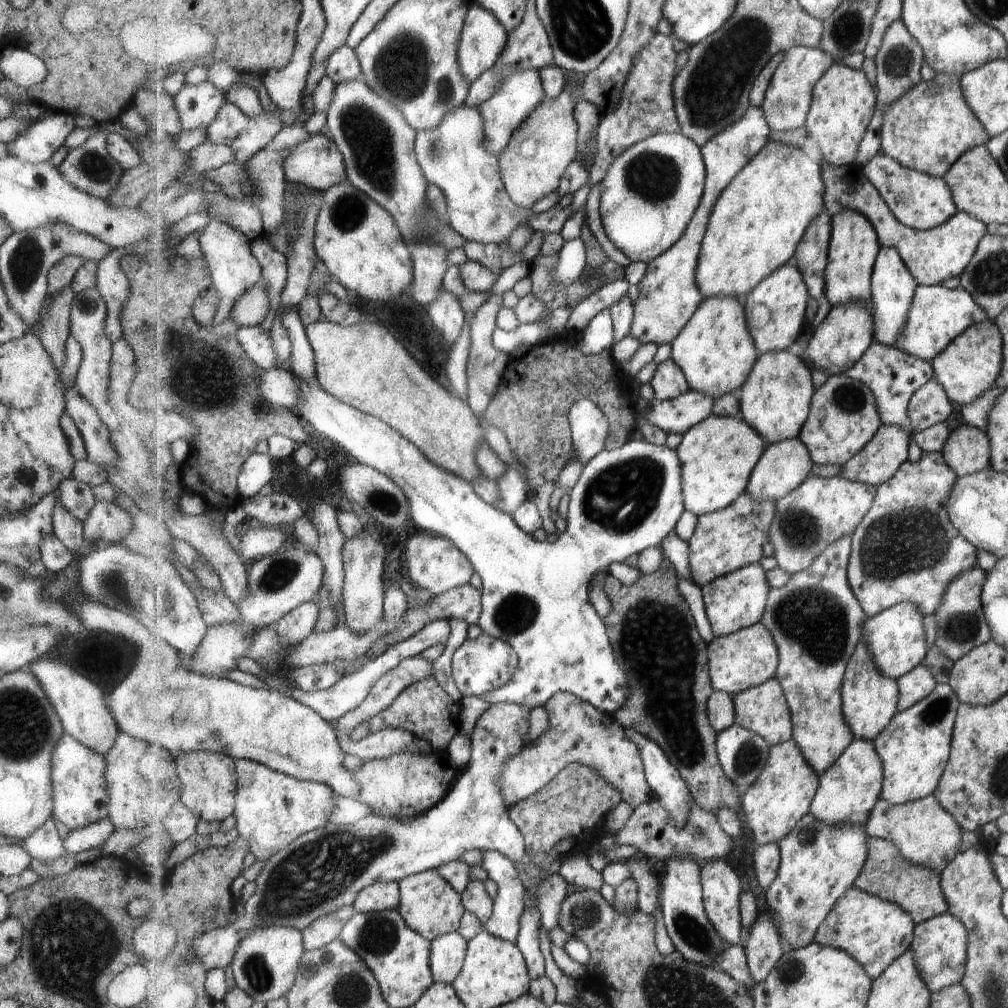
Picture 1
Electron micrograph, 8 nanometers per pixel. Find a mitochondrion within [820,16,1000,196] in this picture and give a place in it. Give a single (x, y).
(899, 58)

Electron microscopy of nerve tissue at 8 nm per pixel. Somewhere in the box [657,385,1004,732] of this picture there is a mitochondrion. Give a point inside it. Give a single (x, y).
(898, 544)

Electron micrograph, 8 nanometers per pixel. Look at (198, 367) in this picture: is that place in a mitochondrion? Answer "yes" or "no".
yes

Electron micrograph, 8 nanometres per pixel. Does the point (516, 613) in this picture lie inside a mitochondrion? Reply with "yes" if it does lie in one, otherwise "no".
yes

